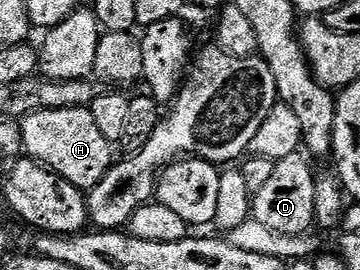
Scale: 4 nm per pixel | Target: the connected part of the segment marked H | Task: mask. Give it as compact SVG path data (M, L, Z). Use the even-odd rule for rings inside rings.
M89 108L44 110L22 117L20 127L23 149L39 164L78 188L95 188L111 166L111 141L106 140L104 134L100 134L100 129L96 127L96 118L92 118Z

